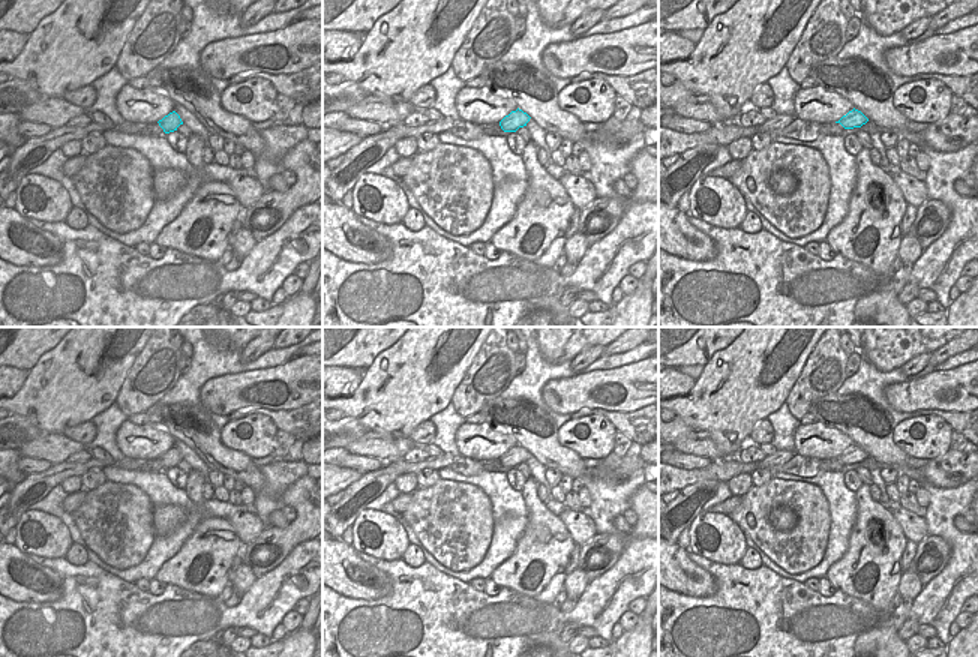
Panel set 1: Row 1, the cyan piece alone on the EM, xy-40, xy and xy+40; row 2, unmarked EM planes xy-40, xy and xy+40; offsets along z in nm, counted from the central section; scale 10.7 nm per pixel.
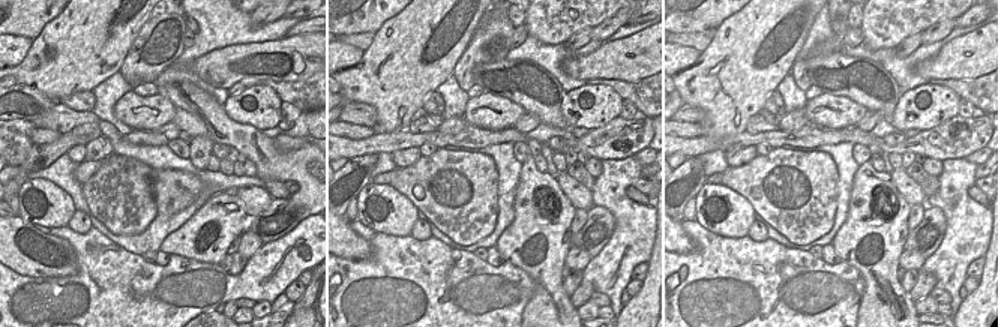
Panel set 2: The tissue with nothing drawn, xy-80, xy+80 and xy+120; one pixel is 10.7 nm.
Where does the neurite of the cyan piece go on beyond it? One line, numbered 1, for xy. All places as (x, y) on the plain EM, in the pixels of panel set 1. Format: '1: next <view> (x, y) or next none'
1: next none

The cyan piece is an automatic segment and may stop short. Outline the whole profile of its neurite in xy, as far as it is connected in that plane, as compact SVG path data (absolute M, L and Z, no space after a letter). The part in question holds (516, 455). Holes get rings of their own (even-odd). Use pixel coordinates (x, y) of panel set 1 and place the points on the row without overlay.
M518 444L516 447L512 447L508 452L506 452L500 458L500 462L504 468L516 468L519 464L526 462L530 454L531 453L526 448Z

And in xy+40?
M854 444L836 459L840 459L844 465L854 465L861 464L867 458L868 454L861 447Z

